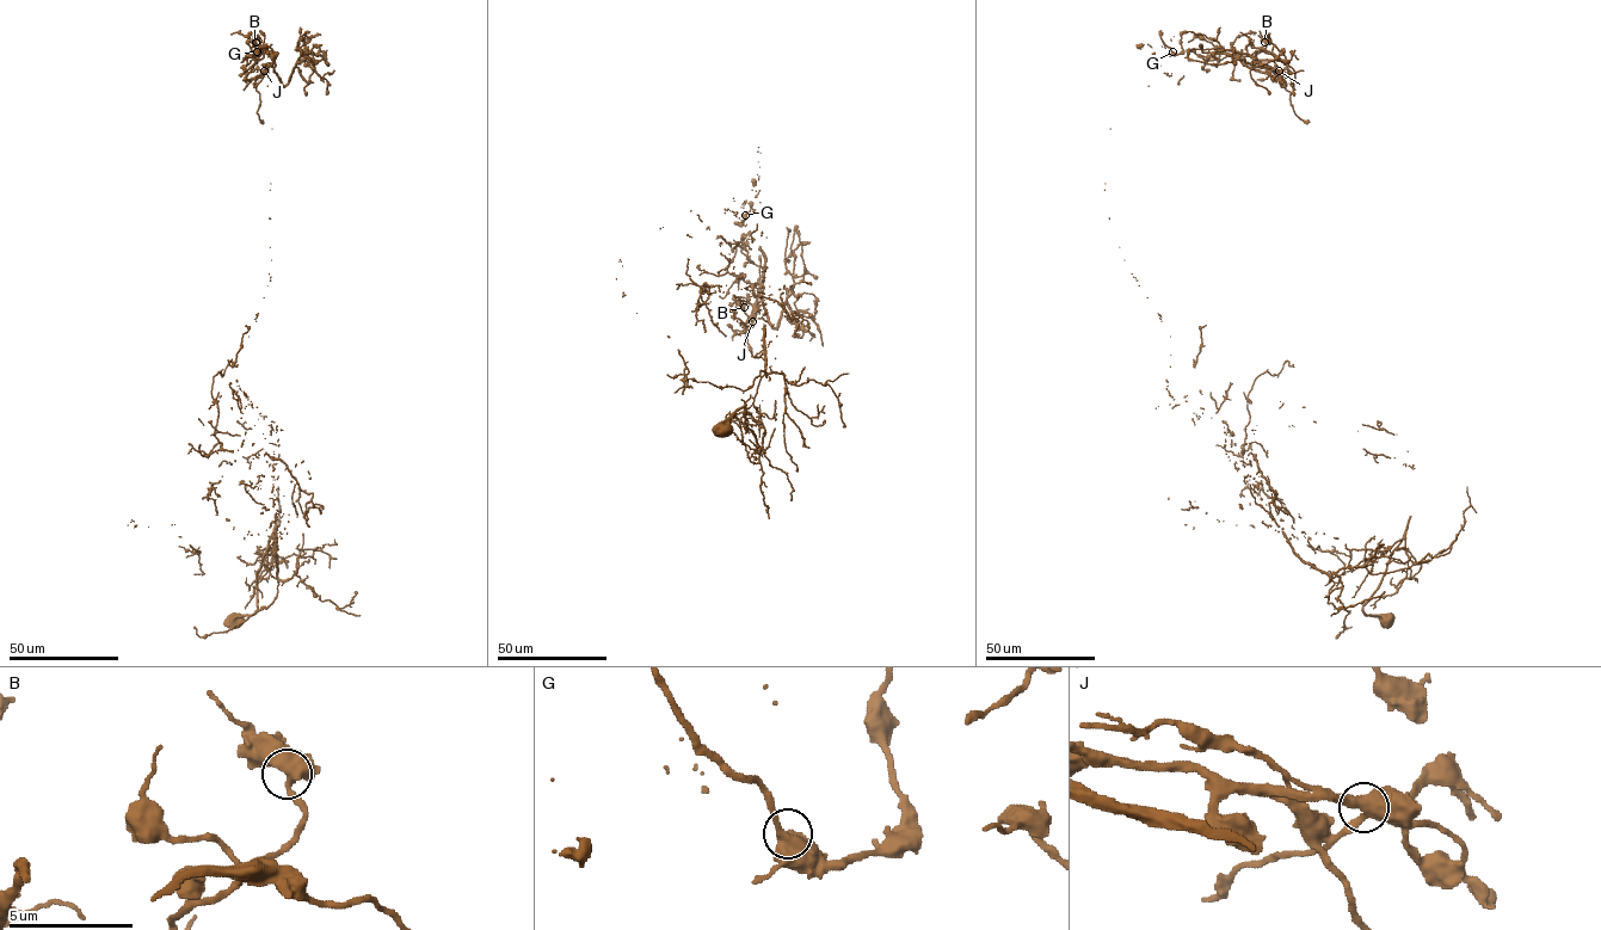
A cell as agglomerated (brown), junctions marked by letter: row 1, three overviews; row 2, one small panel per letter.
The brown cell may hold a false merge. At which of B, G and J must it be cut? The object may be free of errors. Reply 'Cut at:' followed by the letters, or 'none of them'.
Cut at: J

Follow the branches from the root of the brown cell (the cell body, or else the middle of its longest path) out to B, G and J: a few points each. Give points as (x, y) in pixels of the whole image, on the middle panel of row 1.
B: (724, 430), (745, 405), (762, 447), (755, 318), (771, 295), (801, 316), (720, 252), (758, 147), (744, 307)
G: (724, 430), (745, 405), (762, 447), (755, 318), (771, 295), (801, 316), (720, 252), (758, 147), (745, 215)
J: (724, 430), (745, 405), (762, 447), (755, 318), (771, 295), (801, 316), (720, 252), (758, 147), (752, 321)

